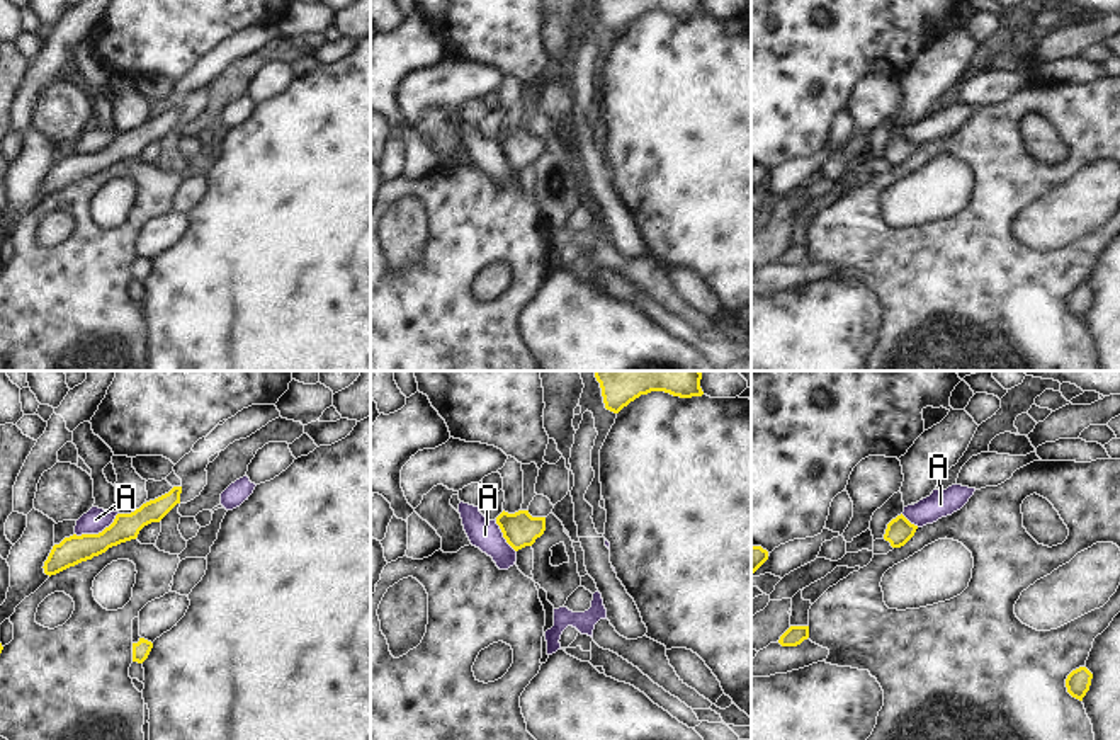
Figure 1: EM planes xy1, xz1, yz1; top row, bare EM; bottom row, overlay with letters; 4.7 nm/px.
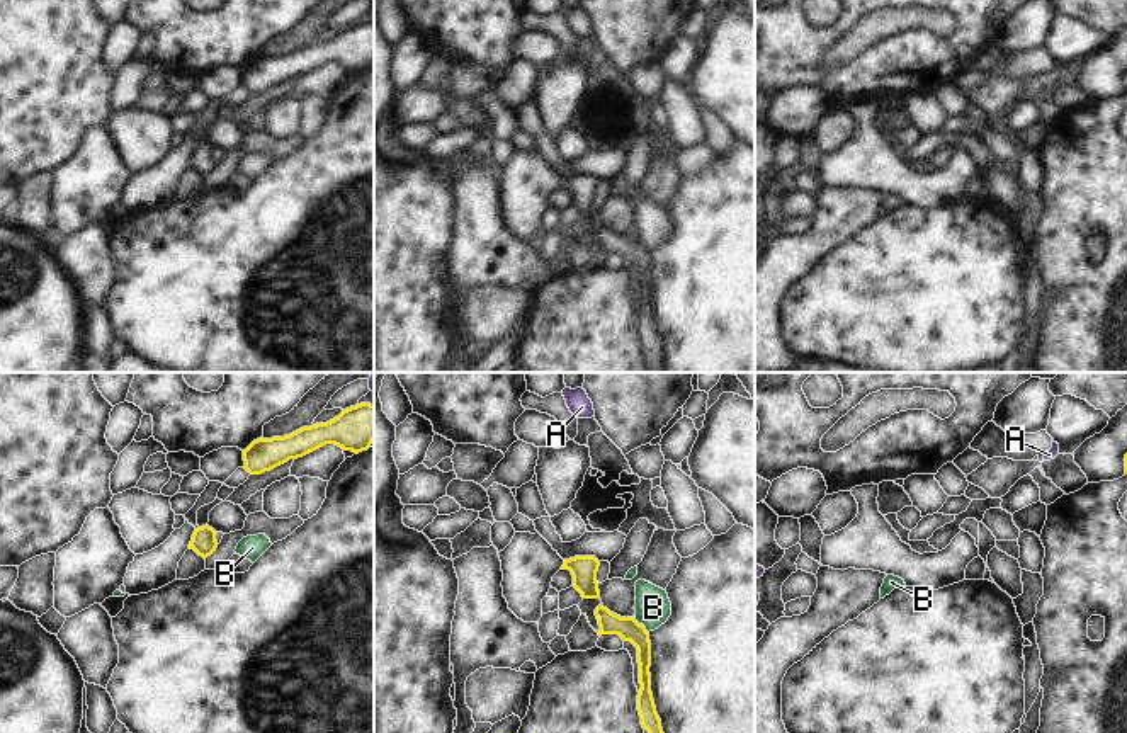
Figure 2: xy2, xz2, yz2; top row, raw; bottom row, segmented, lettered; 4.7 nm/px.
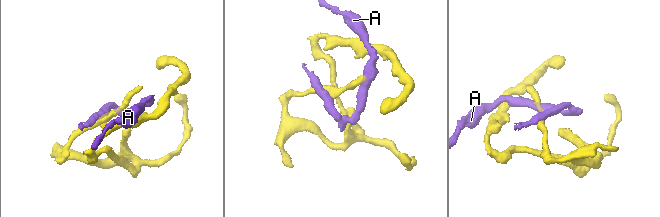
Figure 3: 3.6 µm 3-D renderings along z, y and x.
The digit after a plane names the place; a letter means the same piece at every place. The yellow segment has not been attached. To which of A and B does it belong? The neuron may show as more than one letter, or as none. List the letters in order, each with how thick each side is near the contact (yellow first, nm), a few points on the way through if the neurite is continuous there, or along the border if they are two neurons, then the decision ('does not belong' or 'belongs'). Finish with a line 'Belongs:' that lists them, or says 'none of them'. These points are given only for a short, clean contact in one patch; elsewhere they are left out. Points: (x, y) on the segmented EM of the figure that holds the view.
A: 140/110 nm | along xy1 (118, 512), (101, 531), (75, 535) | does not belong
B: 110/170 nm | along xz2 (634, 619), (648, 633) | does not belong
Belongs: none of them

